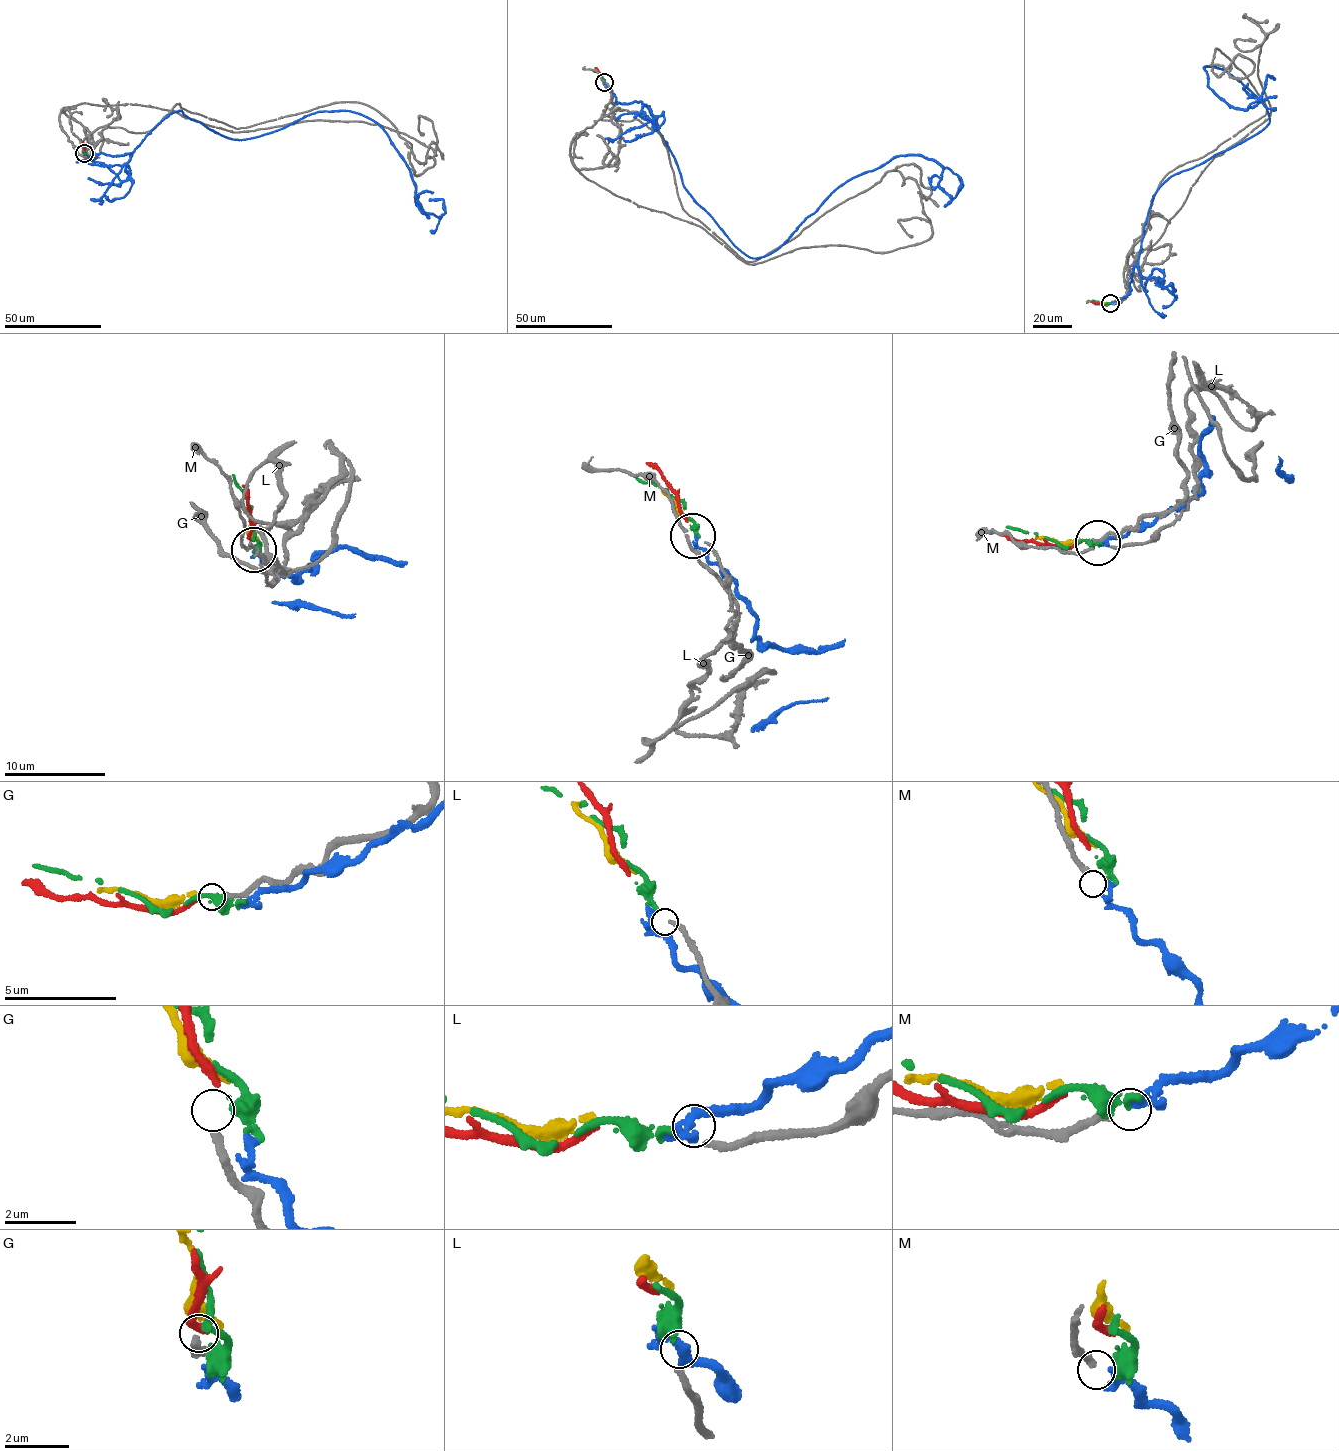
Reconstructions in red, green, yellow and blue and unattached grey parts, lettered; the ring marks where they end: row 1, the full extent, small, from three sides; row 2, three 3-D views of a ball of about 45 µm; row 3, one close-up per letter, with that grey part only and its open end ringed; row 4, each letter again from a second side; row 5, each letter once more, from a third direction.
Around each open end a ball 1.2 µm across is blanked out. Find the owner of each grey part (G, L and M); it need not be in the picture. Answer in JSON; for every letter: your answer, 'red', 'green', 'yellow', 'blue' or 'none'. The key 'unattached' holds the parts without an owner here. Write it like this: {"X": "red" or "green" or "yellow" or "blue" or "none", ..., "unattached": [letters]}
{"G": "none", "L": "green", "M": "blue", "unattached": ["G"]}

